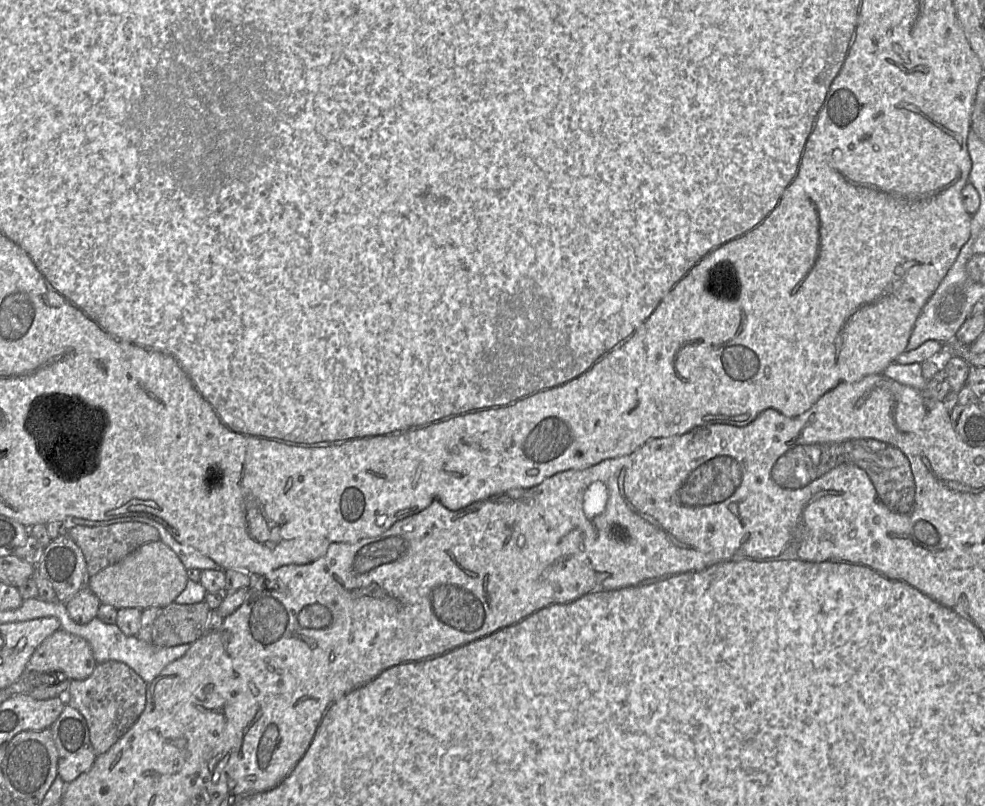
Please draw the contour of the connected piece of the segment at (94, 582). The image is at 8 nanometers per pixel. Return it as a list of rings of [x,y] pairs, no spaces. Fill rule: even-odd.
[[[161,540],[146,543],[119,562],[91,576],[89,589],[102,604],[114,608],[164,608],[174,602],[188,582],[187,569],[178,556]]]

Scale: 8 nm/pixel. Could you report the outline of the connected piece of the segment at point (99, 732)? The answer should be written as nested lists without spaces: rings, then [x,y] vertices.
[[[123,662],[97,663],[92,674],[84,680],[72,680],[65,695],[66,703],[77,709],[85,718],[89,738],[96,756],[109,750],[137,721],[146,705],[147,683]]]

